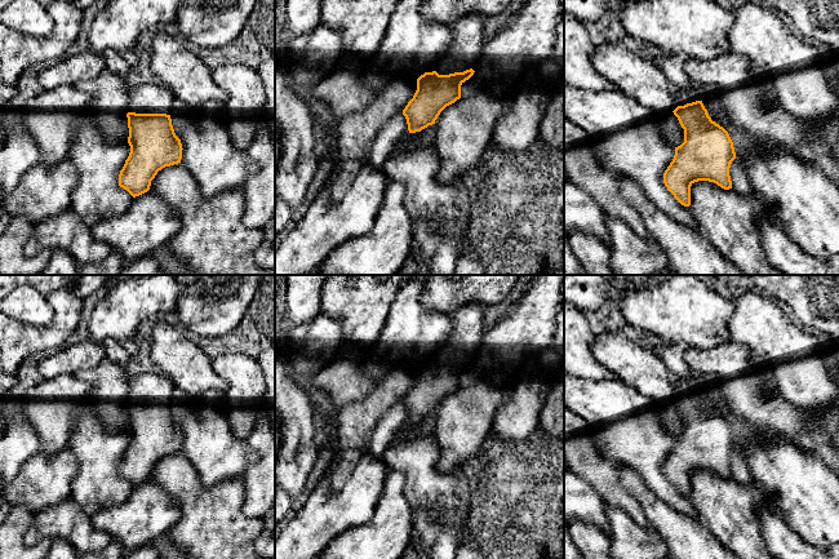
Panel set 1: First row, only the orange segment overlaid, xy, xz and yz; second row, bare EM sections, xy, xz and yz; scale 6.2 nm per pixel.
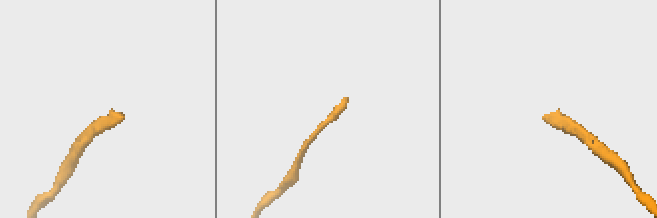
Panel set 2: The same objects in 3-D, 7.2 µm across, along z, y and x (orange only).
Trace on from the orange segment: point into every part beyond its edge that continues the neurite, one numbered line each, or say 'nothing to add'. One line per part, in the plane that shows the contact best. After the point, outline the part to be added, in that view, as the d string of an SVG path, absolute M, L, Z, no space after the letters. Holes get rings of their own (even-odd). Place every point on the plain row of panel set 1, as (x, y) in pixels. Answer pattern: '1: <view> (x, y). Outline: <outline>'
1: xz (465, 341). Outline: M478 302L466 303L454 316L454 328L445 345L427 361L436 360L439 364L475 360L484 337L483 320L485 307Z

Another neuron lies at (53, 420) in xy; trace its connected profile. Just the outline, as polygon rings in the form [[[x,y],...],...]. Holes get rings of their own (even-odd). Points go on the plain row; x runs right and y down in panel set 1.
[[[62,374],[50,380],[44,380],[36,386],[26,390],[25,398],[19,405],[27,421],[36,430],[40,448],[44,454],[53,454],[65,449],[74,432],[79,409],[86,401],[90,394],[90,385],[74,374]]]

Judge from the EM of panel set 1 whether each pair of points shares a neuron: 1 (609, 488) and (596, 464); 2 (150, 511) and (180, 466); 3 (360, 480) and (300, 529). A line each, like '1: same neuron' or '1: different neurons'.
1: same neuron
2: different neurons
3: same neuron

